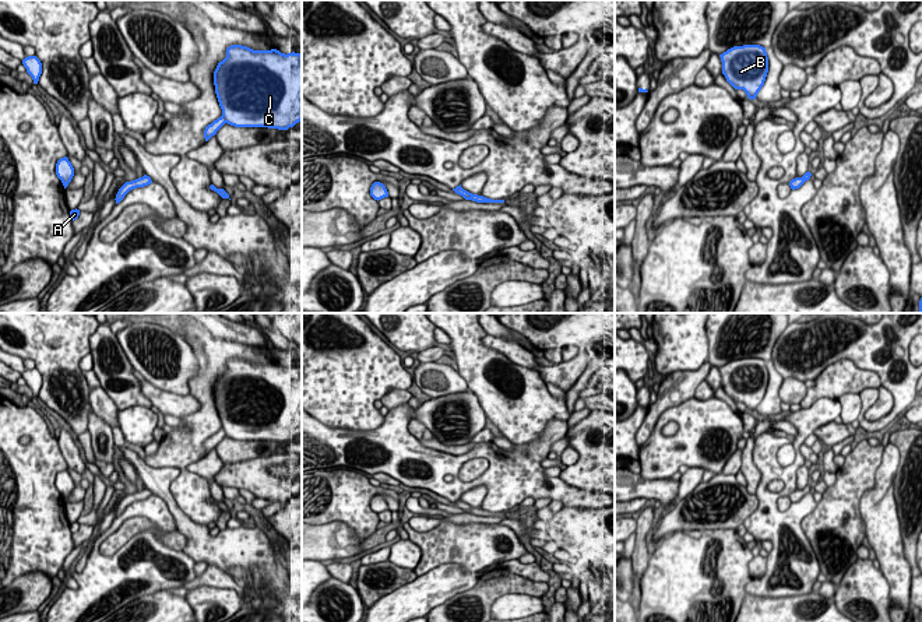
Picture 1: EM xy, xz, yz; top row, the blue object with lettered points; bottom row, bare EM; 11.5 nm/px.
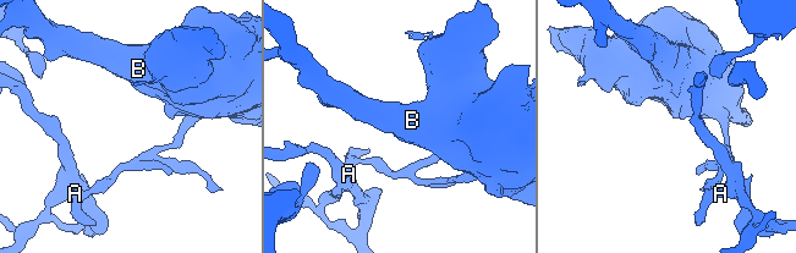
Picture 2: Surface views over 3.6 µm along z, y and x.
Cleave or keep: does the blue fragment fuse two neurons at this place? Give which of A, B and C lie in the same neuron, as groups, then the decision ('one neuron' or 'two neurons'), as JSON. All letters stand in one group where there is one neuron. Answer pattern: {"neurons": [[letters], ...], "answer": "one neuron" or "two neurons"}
{"neurons": [["A"], ["B", "C"]], "answer": "two neurons"}

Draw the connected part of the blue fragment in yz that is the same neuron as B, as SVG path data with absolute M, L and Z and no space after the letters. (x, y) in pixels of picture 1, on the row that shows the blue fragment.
M760 45L733 46L719 57L726 81L735 89L743 89L749 99L756 99L768 73L766 48Z

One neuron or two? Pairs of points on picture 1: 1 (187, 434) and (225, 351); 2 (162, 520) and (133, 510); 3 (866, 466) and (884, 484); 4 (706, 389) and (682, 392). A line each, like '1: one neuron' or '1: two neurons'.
1: one neuron
2: one neuron
3: two neurons
4: two neurons

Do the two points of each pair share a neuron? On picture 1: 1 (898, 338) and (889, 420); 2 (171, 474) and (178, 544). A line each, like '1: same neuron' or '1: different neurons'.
1: same neuron
2: different neurons

